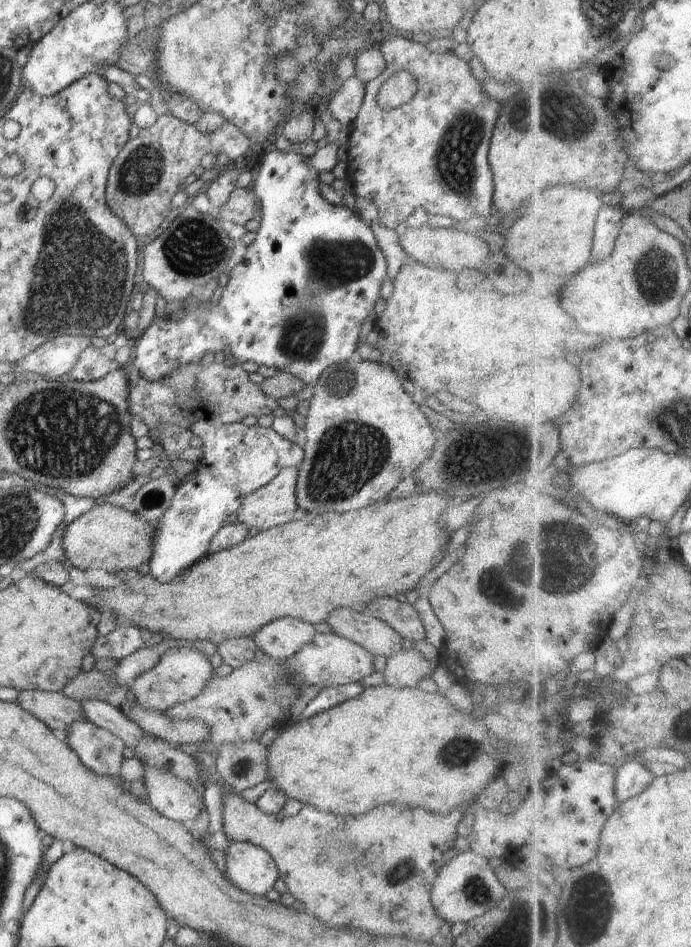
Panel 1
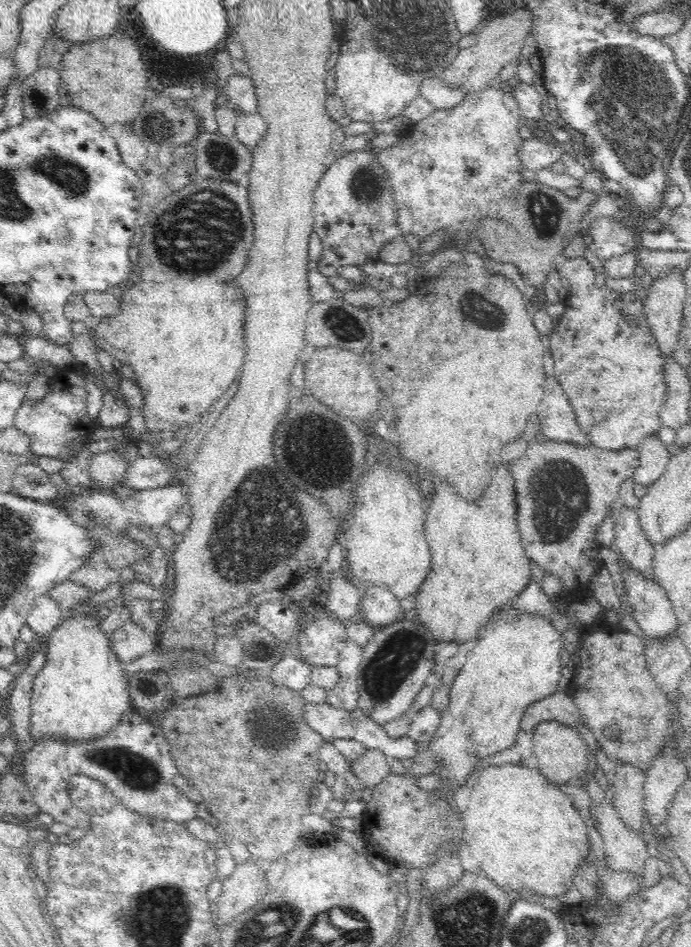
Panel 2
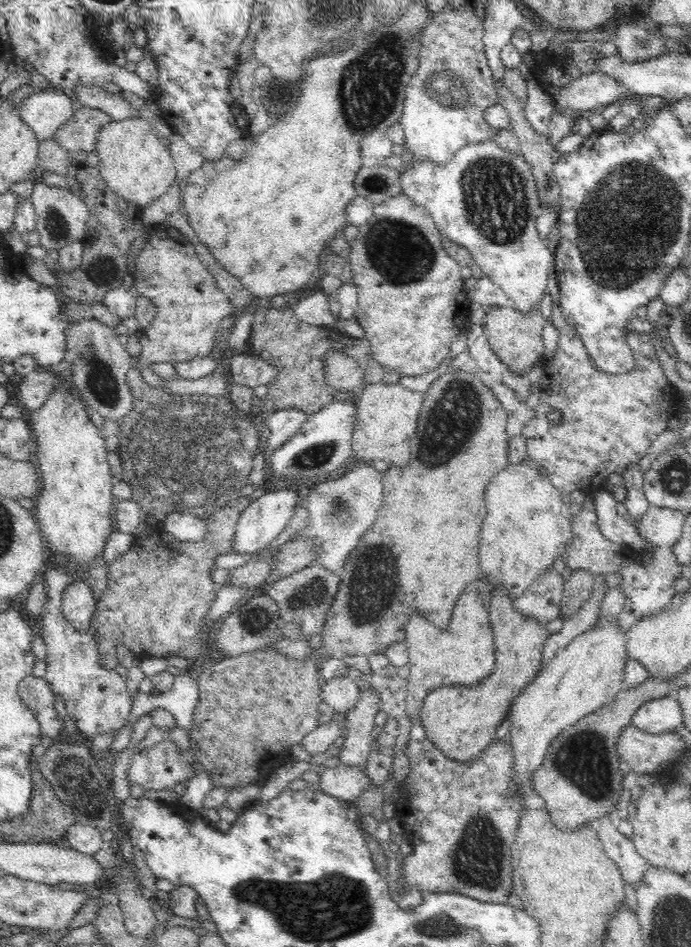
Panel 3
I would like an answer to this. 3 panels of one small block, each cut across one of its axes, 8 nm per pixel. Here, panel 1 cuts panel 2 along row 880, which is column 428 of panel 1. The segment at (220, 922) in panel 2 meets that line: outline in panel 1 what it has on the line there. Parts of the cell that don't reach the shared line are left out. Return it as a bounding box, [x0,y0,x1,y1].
[397,222,488,272]

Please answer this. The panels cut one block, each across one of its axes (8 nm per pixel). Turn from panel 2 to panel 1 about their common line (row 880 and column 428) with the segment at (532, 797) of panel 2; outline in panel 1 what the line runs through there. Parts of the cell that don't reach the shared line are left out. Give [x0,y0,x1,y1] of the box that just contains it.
[86,491,454,645]

